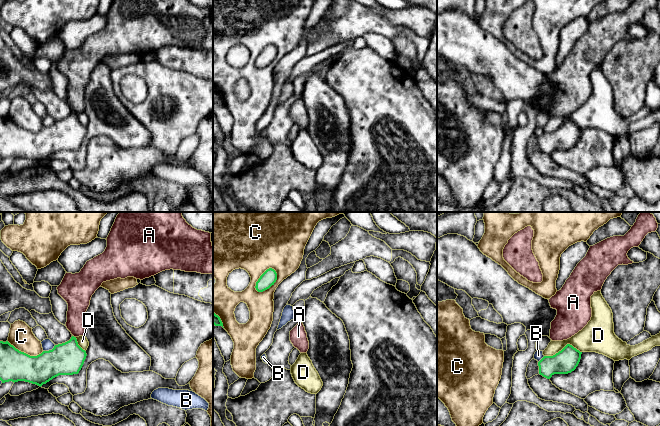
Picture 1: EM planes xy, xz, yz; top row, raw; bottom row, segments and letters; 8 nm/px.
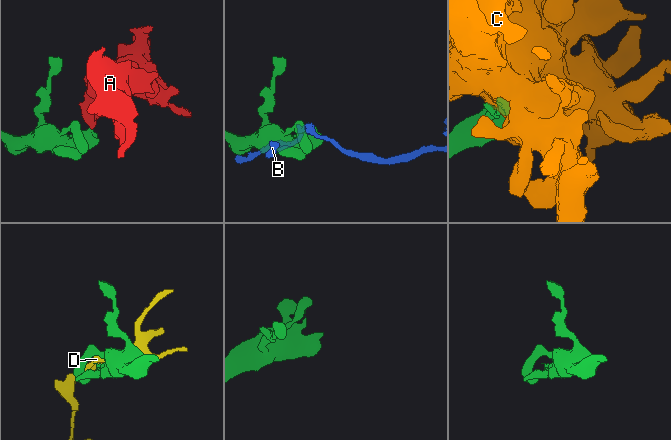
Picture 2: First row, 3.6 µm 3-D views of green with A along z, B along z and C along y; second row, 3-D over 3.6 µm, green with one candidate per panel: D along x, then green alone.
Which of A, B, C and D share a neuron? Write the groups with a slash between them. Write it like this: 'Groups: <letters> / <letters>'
Groups: A / B / C / D

